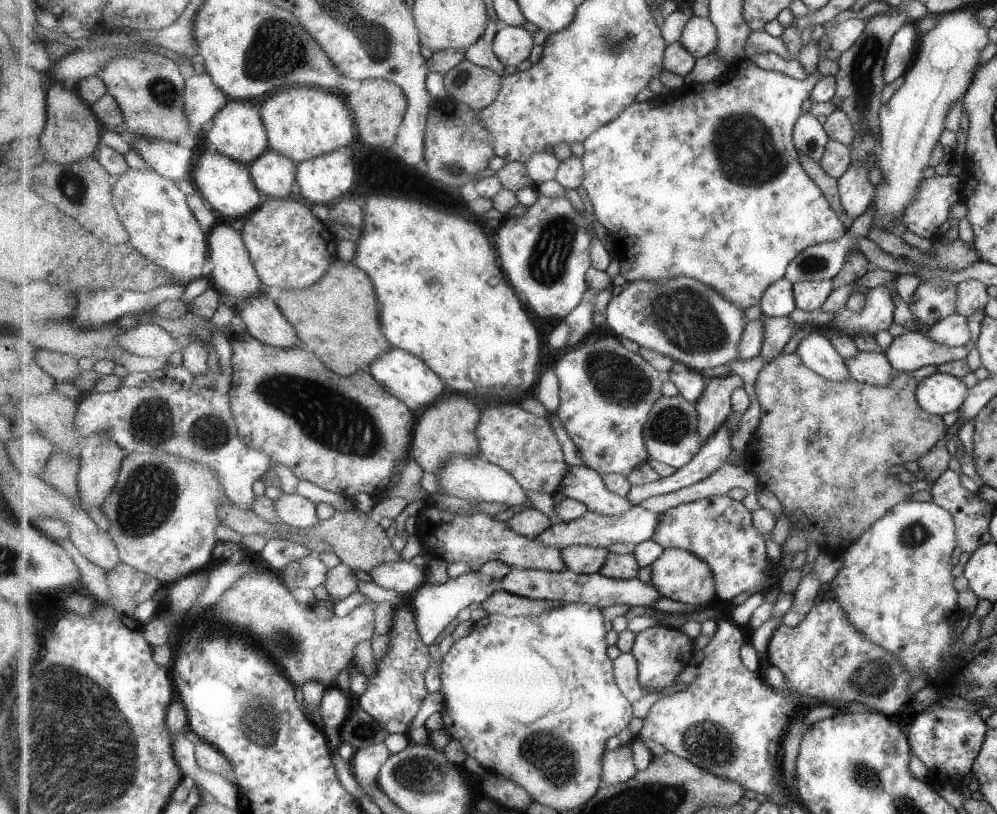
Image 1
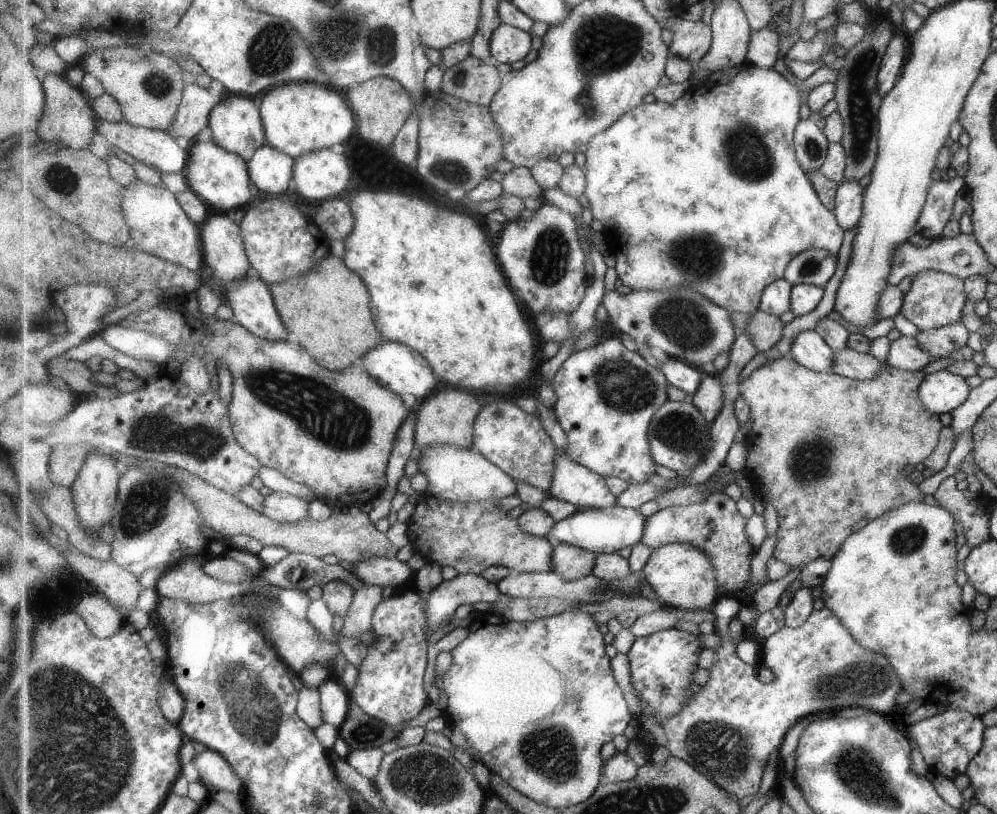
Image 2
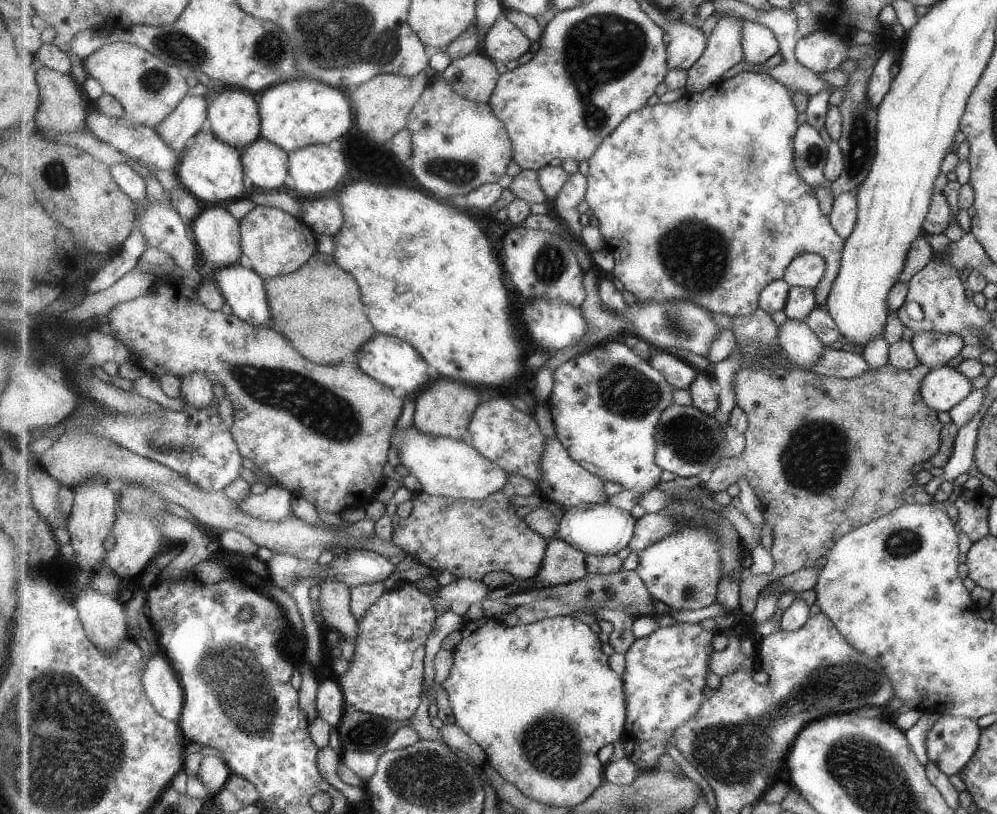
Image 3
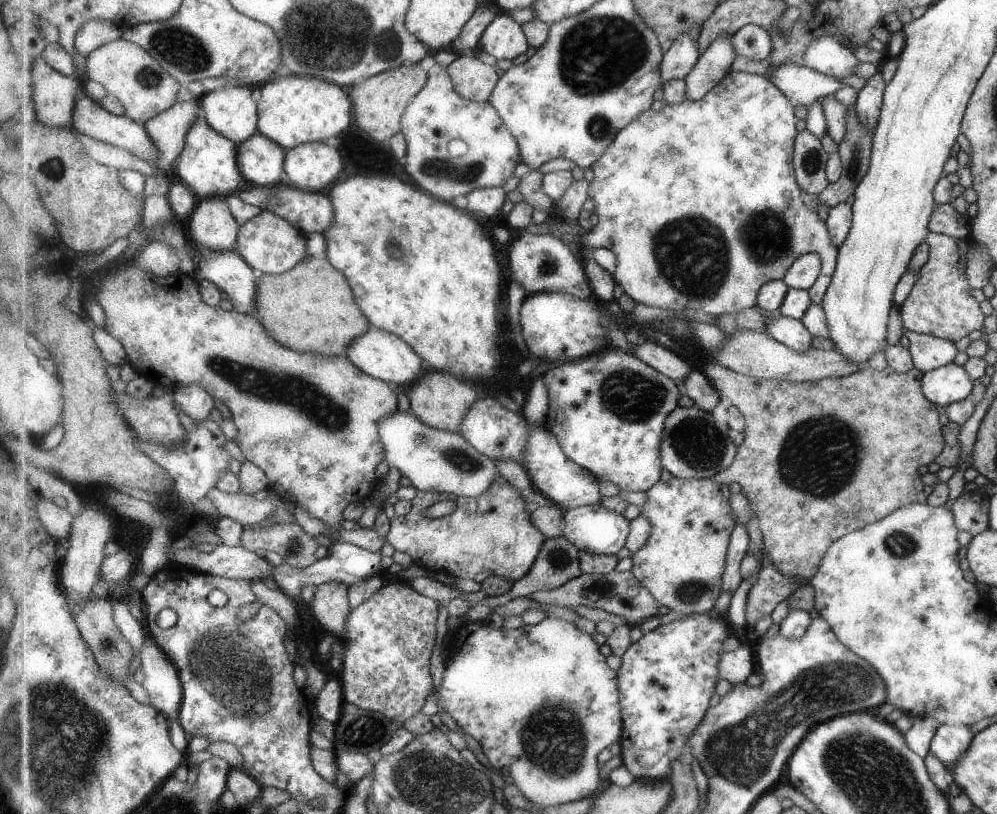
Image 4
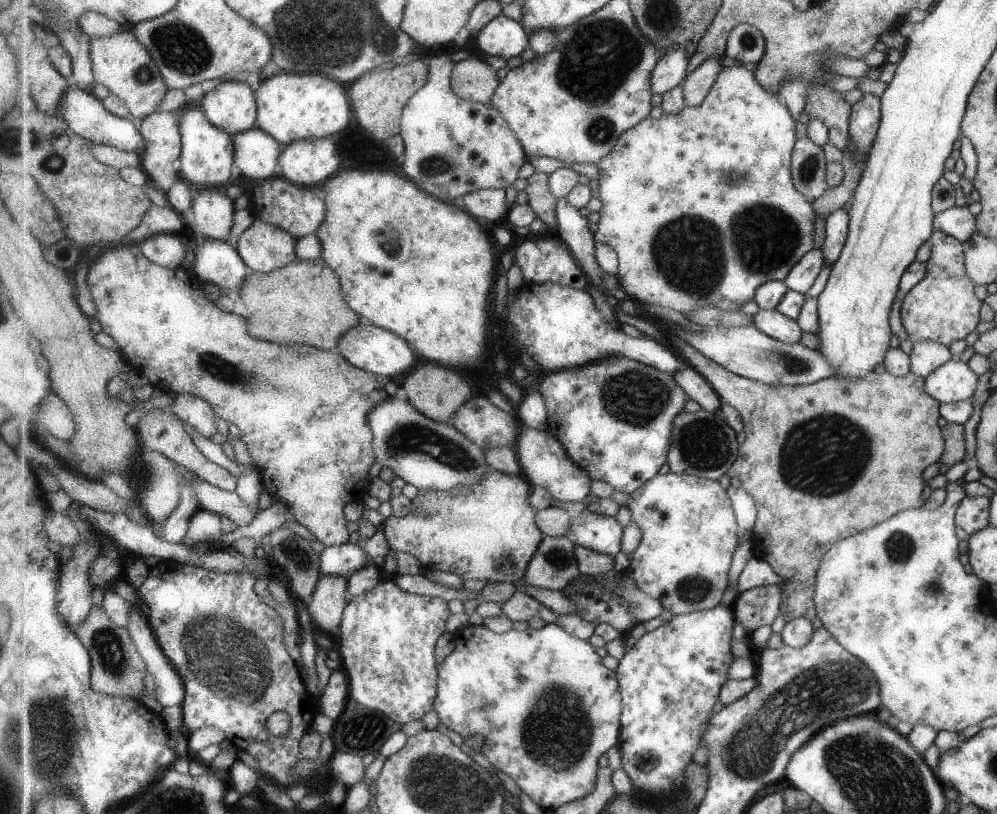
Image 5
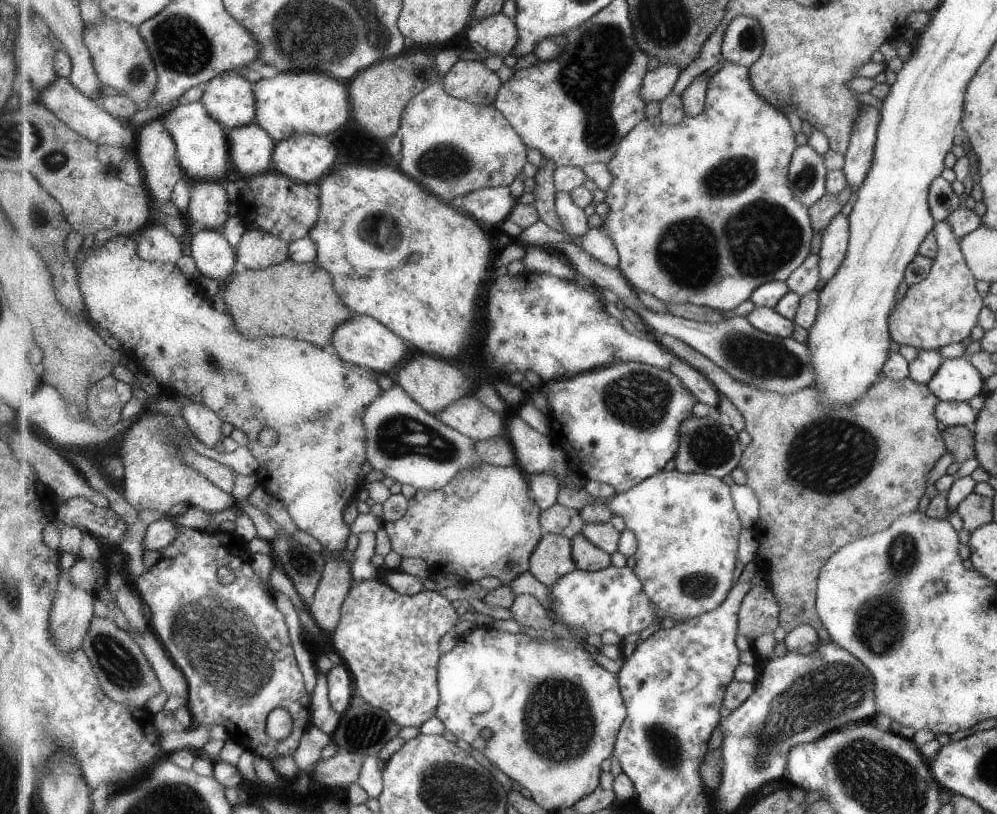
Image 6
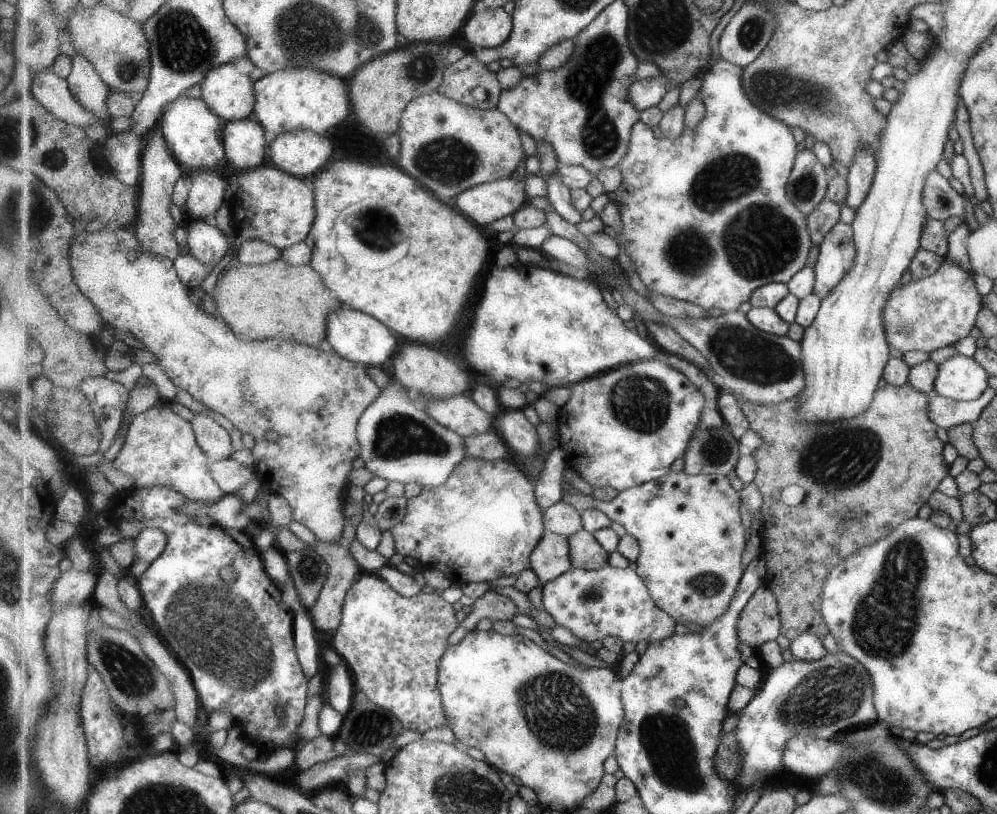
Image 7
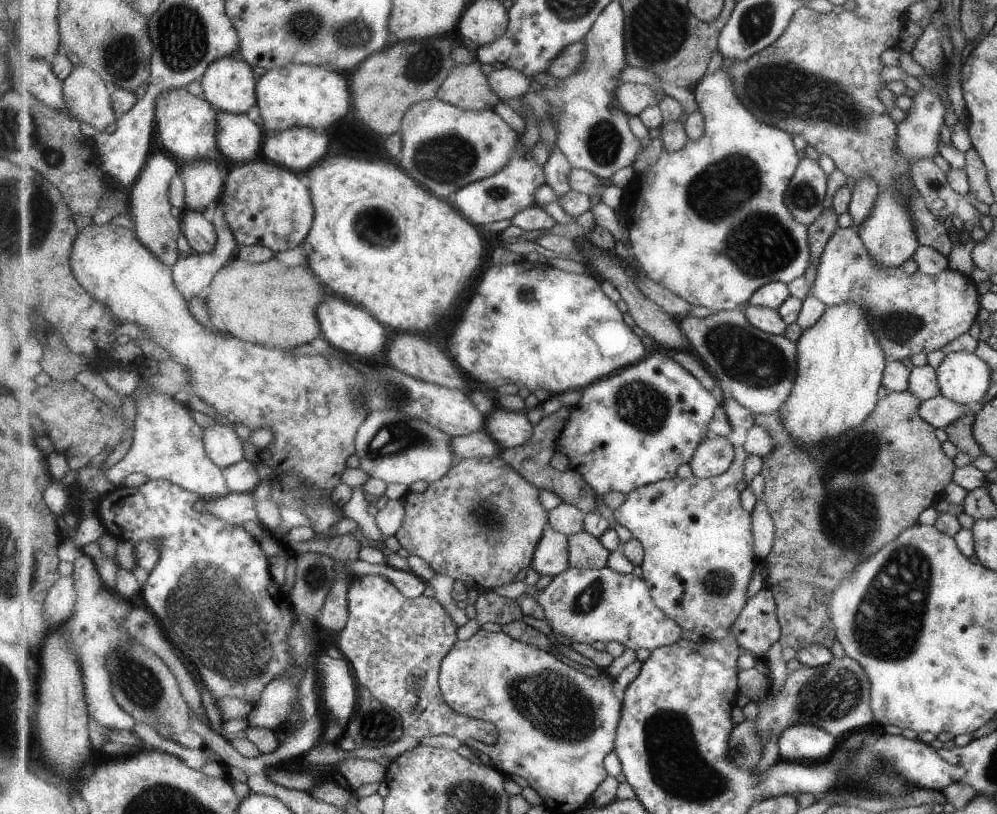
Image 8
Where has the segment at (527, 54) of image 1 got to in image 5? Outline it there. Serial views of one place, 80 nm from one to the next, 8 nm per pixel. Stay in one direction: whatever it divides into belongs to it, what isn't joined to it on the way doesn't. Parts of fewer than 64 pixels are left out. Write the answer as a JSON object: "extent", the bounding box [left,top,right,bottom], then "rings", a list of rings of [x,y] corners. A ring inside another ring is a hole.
{"extent":[477,14,530,59],"rings":[[[501,14],[480,33],[477,41],[488,56],[509,59],[530,46],[530,35],[522,23]]]}

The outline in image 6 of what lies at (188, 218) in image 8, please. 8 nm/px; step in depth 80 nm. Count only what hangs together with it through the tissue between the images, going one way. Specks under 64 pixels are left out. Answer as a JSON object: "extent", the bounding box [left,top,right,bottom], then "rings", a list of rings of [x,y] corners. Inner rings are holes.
{"extent":[188,229,236,280],"rings":[[[201,229],[190,239],[188,252],[195,259],[201,274],[218,280],[233,276],[236,253],[219,229]]]}

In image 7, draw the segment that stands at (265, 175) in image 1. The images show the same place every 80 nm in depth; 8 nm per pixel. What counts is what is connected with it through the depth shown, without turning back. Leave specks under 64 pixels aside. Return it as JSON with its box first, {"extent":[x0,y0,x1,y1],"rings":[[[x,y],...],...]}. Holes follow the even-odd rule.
{"extent":[223,118,270,170],"rings":[[[251,118],[224,122],[223,136],[228,162],[237,170],[253,170],[270,163],[270,145],[263,126]]]}

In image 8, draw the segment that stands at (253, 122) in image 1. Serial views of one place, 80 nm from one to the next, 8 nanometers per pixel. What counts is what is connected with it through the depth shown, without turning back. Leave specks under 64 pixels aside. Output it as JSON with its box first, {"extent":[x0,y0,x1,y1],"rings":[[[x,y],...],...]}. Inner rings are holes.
{"extent":[200,56,258,114],"rings":[[[233,56],[221,58],[207,68],[200,81],[204,97],[217,111],[245,114],[258,102],[258,80],[249,63]]]}

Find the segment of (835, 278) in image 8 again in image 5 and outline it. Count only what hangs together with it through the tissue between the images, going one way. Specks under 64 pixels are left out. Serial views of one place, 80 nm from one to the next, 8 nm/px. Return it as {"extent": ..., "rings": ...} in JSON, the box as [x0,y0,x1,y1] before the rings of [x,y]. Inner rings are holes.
{"extent":[821,208,981,345],"rings":[[[837,208],[835,212],[829,214],[825,219],[825,236],[821,249],[823,259],[827,264],[833,265],[842,247],[846,245],[846,235],[849,233],[850,214],[842,208]],[[934,230],[928,239],[932,252],[925,262],[925,276],[911,288],[901,304],[900,320],[908,340],[931,340],[949,345],[965,337],[979,324],[981,302],[973,294],[973,284],[966,268],[963,268],[961,242],[941,230]]]}

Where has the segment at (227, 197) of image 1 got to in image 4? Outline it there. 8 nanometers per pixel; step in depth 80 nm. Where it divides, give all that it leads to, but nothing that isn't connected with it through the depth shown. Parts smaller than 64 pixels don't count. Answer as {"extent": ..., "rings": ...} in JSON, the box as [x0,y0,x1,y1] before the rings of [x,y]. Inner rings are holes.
{"extent":[176,120,244,200],"rings":[[[195,120],[186,137],[186,146],[176,163],[178,176],[198,200],[205,198],[226,198],[237,194],[239,182],[244,180],[240,168],[238,146],[223,134],[215,131],[205,120]]]}

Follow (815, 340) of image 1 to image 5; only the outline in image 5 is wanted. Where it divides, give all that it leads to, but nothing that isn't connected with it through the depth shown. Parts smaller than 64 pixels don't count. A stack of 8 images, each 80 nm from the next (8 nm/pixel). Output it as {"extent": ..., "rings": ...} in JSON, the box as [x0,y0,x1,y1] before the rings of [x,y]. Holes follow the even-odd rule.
{"extent":[754,309,803,344],"rings":[[[760,309],[755,315],[754,326],[764,334],[788,344],[797,344],[803,338],[803,328],[797,320],[792,320],[775,310]]]}

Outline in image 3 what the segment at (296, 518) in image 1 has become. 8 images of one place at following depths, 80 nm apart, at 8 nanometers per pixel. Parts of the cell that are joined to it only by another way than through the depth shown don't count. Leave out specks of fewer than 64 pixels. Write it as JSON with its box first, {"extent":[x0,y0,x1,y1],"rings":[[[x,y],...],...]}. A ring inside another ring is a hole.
{"extent":[237,486,295,521],"rings":[[[281,486],[268,487],[261,495],[251,495],[241,502],[237,501],[239,510],[245,514],[261,518],[263,521],[283,520],[295,514],[293,510],[294,494]]]}

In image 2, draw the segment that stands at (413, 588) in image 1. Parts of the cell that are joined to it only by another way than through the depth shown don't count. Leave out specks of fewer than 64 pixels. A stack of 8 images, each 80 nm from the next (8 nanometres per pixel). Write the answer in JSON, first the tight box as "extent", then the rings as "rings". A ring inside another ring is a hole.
{"extent":[354,558,417,589],"rings":[[[371,558],[354,564],[354,574],[367,585],[394,589],[399,586],[413,588],[417,571],[411,570],[407,562],[396,559]]]}

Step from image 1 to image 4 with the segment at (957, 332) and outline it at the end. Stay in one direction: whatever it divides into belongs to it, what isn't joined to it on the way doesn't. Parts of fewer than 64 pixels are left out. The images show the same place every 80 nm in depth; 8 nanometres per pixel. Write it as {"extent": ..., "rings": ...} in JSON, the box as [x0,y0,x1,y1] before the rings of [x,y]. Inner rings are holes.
{"extent":[902,330,958,372],"rings":[[[902,330],[909,341],[909,355],[913,360],[913,367],[925,372],[937,369],[951,363],[958,353],[955,342],[944,340],[922,333]]]}

